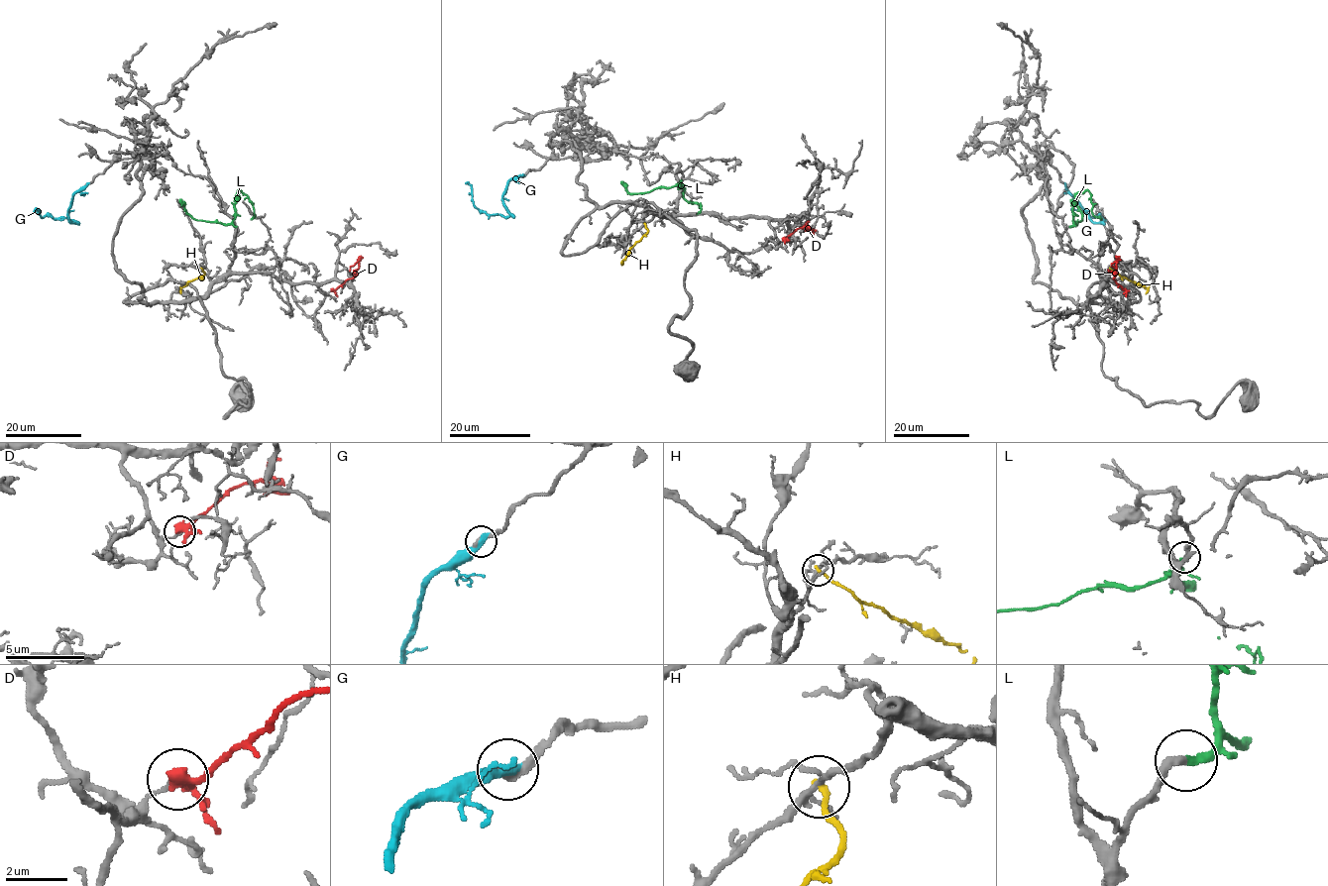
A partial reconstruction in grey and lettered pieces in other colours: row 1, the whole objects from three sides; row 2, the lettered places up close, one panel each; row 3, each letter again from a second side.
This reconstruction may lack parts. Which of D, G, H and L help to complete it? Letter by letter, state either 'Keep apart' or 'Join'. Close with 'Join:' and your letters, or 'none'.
D: Keep apart
G: Keep apart
H: Keep apart
L: Join
Join: L

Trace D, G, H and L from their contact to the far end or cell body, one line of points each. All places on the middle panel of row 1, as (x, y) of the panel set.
D: (783, 240), (799, 227), (812, 229), (807, 224), (801, 228)
G: (521, 175), (507, 181), (502, 196), (507, 216), (482, 212), (473, 204), (471, 187), (465, 182)
H: (644, 223), (647, 233), (622, 261)
L: (681, 179), (678, 183), (682, 187), (684, 198), (698, 205), (700, 203), (697, 213)

